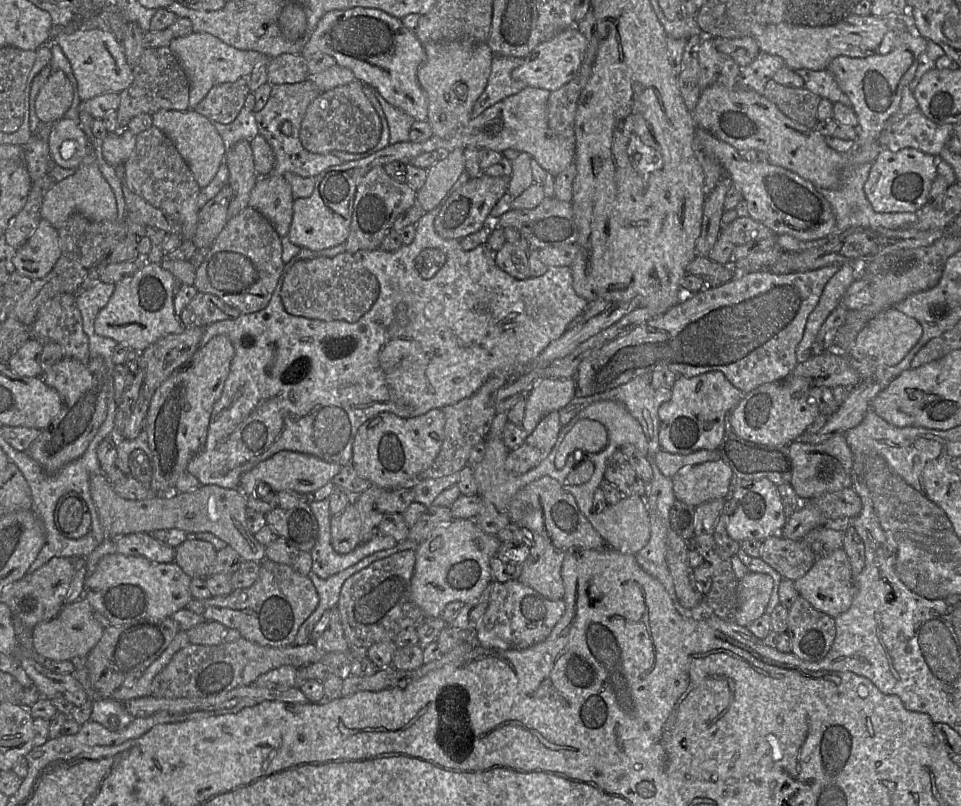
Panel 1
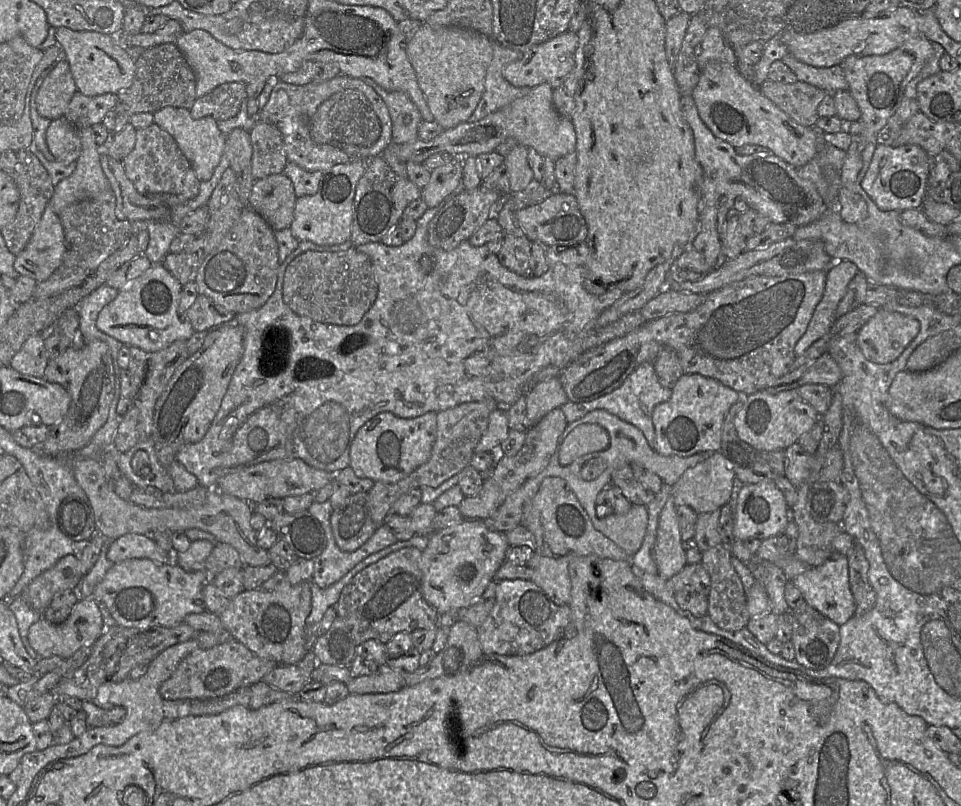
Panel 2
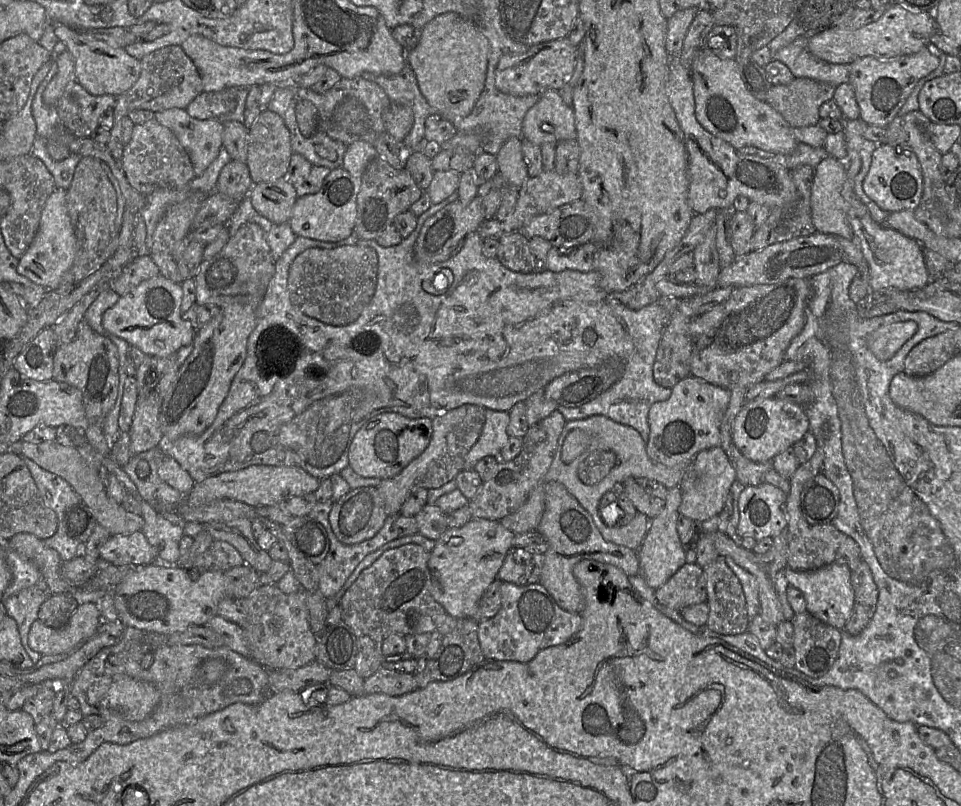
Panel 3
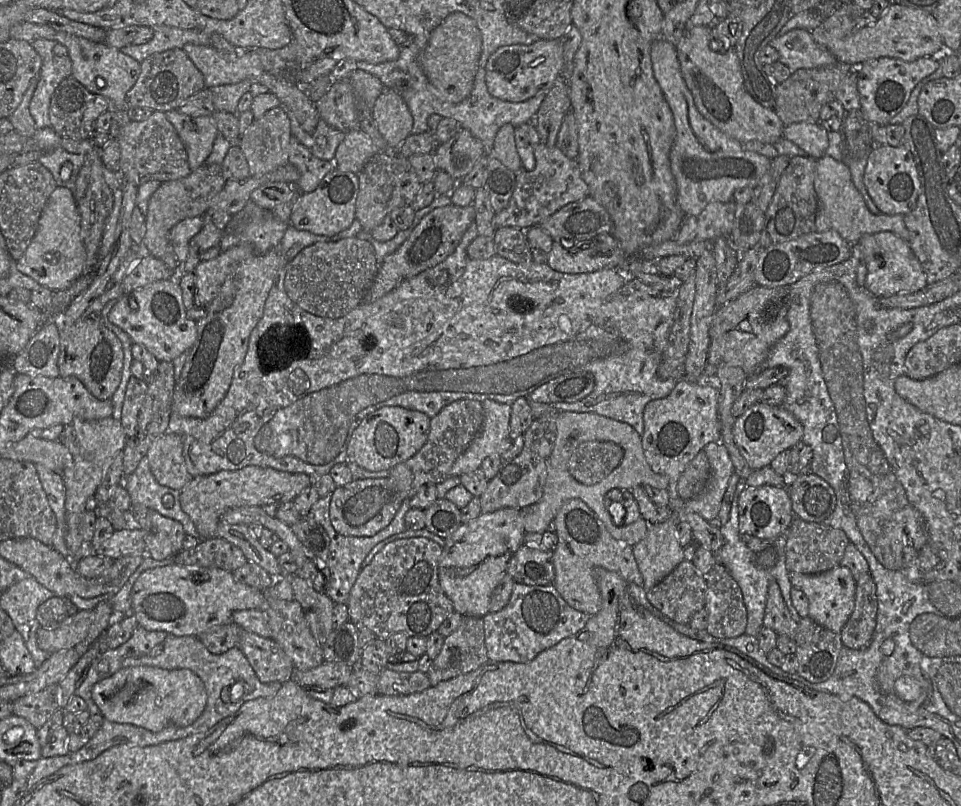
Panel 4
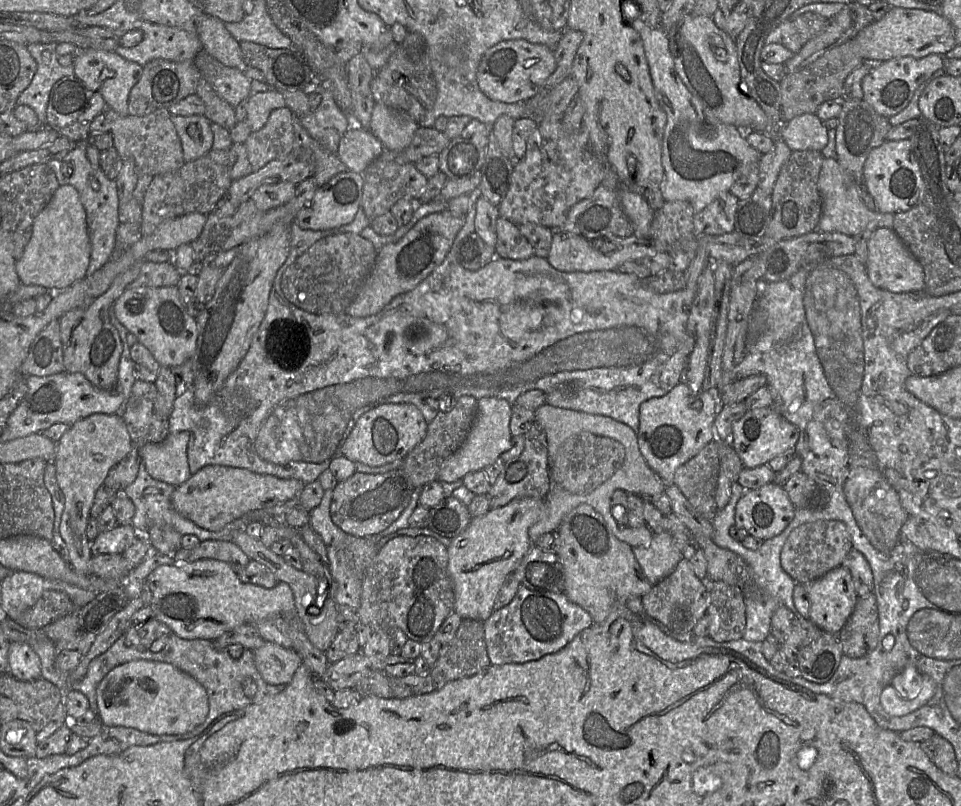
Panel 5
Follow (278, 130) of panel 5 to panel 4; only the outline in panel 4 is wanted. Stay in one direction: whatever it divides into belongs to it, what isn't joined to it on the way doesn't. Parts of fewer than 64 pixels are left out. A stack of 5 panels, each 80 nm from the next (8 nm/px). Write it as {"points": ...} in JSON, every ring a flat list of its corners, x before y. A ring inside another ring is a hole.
{"points":[[282,107,254,119,239,139,250,176,261,176,289,163,291,136,290,120]]}

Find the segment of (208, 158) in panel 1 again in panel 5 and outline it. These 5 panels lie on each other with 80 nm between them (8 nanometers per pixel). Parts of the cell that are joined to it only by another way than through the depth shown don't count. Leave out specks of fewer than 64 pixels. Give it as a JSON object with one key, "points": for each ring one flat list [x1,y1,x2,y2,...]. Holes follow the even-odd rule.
{"points":[[171,115,170,119,180,138,185,162,198,159,212,150,214,137,211,122,205,115]]}

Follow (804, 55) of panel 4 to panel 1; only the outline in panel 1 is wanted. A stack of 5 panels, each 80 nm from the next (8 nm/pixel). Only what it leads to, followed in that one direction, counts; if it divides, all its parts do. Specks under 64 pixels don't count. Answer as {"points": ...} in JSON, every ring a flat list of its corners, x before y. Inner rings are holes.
{"points":[[797,69,795,72,804,80,805,88,821,98,832,103,840,102,851,106,847,95,840,89,834,75,829,70,815,71,810,69]]}

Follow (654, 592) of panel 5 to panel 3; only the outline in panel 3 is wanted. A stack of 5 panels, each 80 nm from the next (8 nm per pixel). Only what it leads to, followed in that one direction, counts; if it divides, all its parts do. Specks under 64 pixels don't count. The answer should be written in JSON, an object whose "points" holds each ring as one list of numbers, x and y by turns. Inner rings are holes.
{"points":[[685,563,664,584,655,590,661,605,681,611,683,608,706,602,706,577,696,563]]}

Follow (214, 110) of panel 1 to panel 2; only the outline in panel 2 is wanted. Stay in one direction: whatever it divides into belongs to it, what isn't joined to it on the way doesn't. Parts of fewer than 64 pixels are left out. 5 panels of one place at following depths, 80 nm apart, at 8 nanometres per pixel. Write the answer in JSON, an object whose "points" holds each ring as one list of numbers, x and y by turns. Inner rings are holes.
{"points":[[231,82,219,85,211,92,195,100,189,109,194,119,211,117,216,121,227,120,237,115,241,103,248,99,246,85,242,82]]}

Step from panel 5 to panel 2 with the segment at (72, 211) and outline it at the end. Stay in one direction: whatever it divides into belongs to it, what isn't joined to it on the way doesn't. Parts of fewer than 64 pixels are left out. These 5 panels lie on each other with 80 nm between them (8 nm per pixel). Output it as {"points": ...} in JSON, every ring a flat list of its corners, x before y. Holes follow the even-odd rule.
{"points":[[47,205,27,245,16,256,14,268,20,275,39,283,61,265,64,253,65,237,60,217]]}

